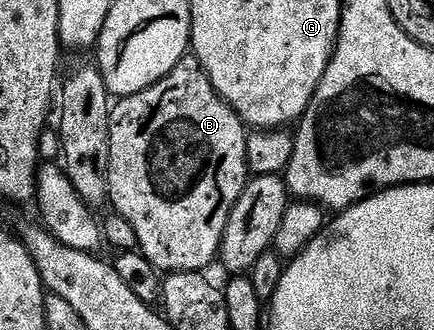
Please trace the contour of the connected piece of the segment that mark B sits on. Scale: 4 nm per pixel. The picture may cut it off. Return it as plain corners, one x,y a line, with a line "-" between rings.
184,56
173,68
173,72
166,74
157,84
148,90
137,92
128,98
120,98
111,107
111,135
109,136
109,192
107,193
114,213
125,216
129,224
133,224
133,232
137,232
139,241
138,253
149,260
149,264
160,272
173,274
193,274
206,271
207,265
219,257
219,249
225,236
225,228
229,224
229,216
241,196
241,192
249,181
249,171
246,162
246,144
249,127
239,113
217,93
209,76
201,68
201,64
193,56

